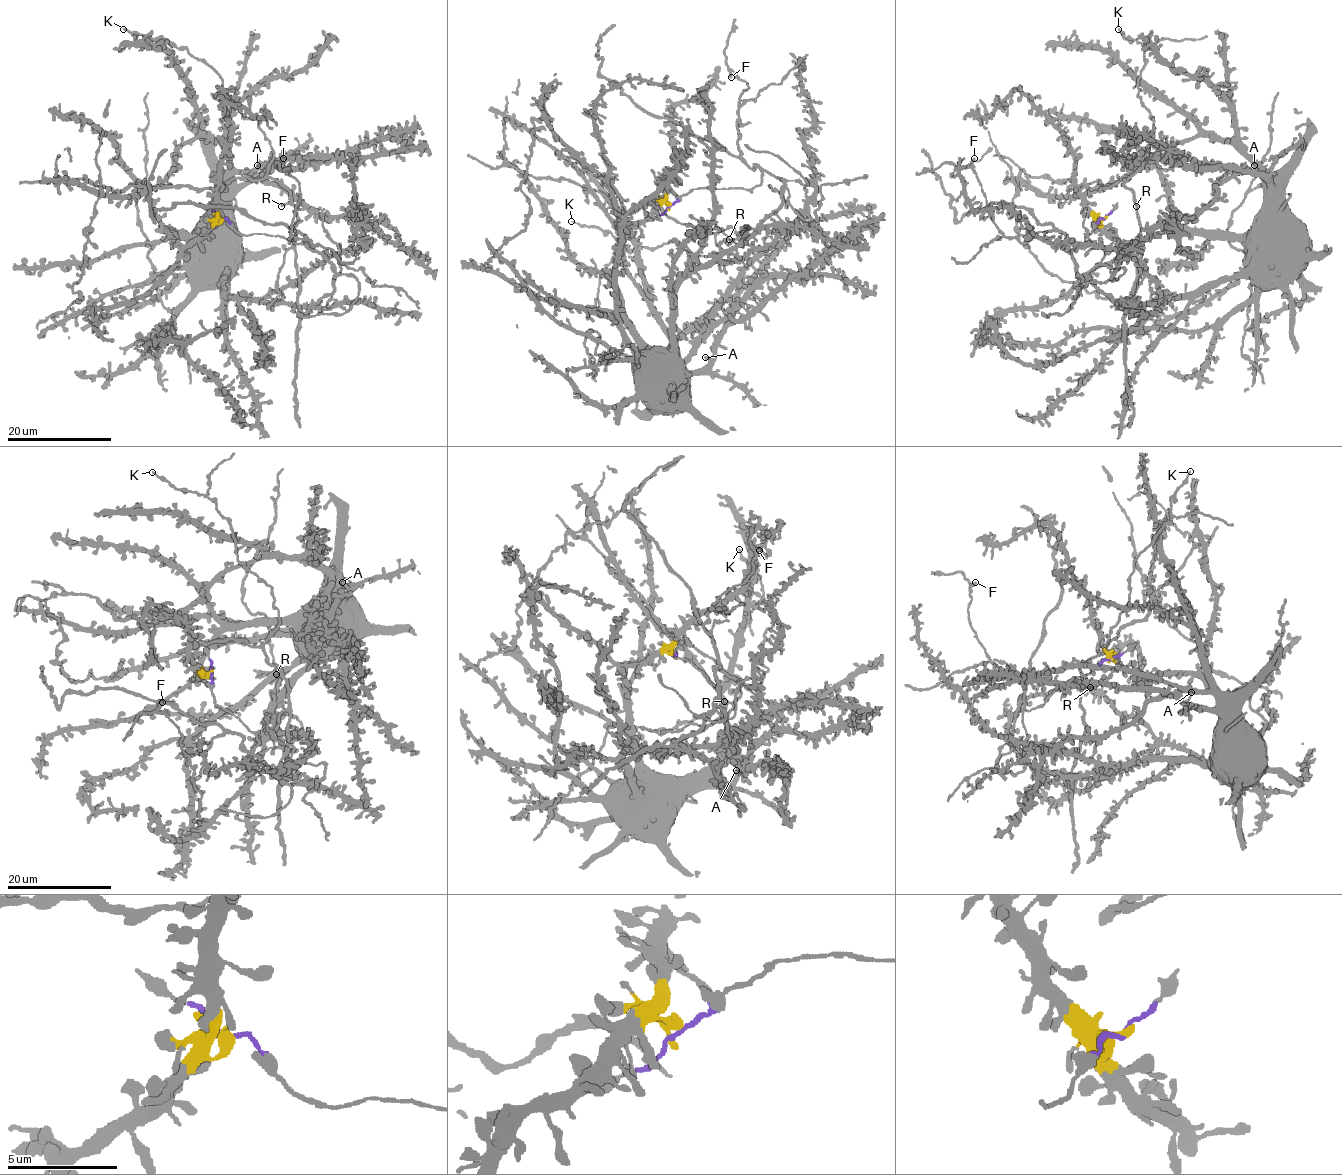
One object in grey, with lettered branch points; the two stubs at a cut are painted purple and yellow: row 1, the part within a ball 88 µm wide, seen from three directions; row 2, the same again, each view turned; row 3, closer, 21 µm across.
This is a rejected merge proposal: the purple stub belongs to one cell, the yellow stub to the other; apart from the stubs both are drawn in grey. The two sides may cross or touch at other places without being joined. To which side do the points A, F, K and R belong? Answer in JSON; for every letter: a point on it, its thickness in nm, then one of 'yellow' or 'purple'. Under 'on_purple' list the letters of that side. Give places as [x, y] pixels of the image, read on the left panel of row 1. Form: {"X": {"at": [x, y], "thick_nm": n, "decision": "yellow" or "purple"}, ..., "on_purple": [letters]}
{"A": {"at": [257, 165], "thick_nm": 320, "decision": "yellow"}, "F": {"at": [283, 158], "thick_nm": 340, "decision": "purple"}, "K": {"at": [123, 29], "thick_nm": 150, "decision": "purple"}, "R": {"at": [281, 206], "thick_nm": 320, "decision": "purple"}, "on_purple": ["F", "K", "R"]}

